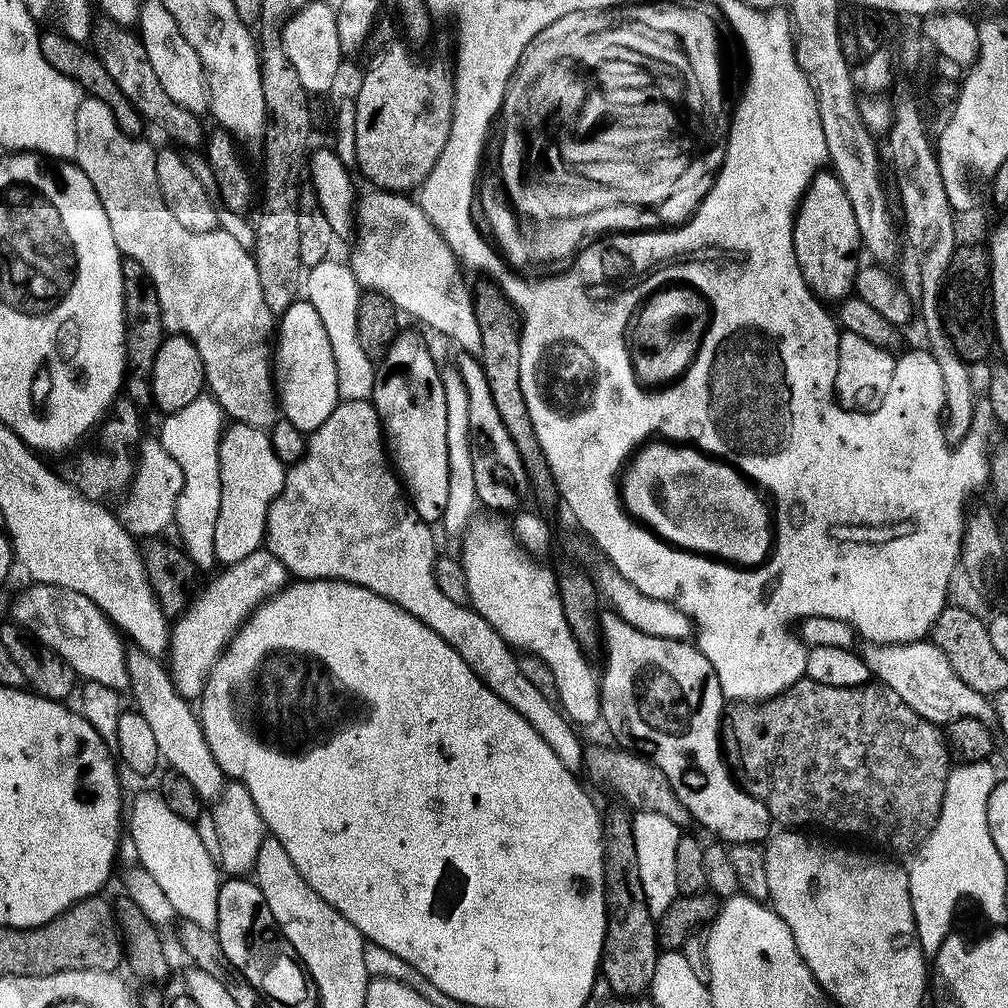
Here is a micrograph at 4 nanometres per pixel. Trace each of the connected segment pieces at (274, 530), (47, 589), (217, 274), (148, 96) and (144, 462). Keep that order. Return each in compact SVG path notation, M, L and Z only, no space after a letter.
M367 399L359 401L358 408L360 408L360 441L355 440L356 428L352 425L351 418L343 416L343 411L337 410L330 414L330 418L326 418L326 422L322 422L320 428L307 437L308 451L305 456L285 471L282 490L278 494L278 498L274 498L266 518L264 544L268 552L274 554L274 558L278 558L278 562L282 562L282 566L286 566L286 570L293 577L302 580L345 580L347 584L357 584L386 598L394 606L406 610L406 614L410 614L421 620L426 626L430 626L430 630L434 630L434 634L438 634L438 638L442 638L442 642L449 644L460 655L462 662L466 662L466 666L470 666L470 670L487 688L494 690L494 694L498 694L498 698L502 698L502 702L506 702L506 706L518 710L518 714L522 714L522 718L526 718L526 722L530 722L530 726L534 726L534 730L538 730L538 734L546 742L546 746L550 746L550 750L554 750L554 754L558 754L558 758L562 762L562 766L566 766L566 770L570 770L574 774L579 773L584 767L585 745L576 737L577 729L573 727L568 717L557 705L550 703L543 694L538 694L538 686L534 686L534 682L530 682L526 678L526 674L522 674L522 666L517 653L505 642L502 634L498 634L498 630L494 630L494 626L490 626L490 622L486 622L484 616L477 614L476 609L471 606L450 602L450 598L446 598L446 594L442 594L442 590L438 590L438 582L435 578L438 549L436 549L436 540L432 537L433 529L424 520L420 520L416 511L412 509L412 502L408 499L405 489L390 463L390 457L386 451L386 437L380 427L376 407L372 405L371 399Z
M33 583L29 585L16 602L11 605L10 618L21 628L27 629L45 646L58 653L62 659L76 672L77 677L100 685L110 686L111 689L122 692L129 687L129 672L127 663L127 647L116 626L99 606L86 595L78 591L66 590L65 587L50 586L49 584Z
M91 98L81 99L78 114L76 115L76 154L74 163L83 170L86 178L90 178L90 186L94 186L94 190L102 202L102 210L106 210L106 218L110 218L110 231L114 234L114 242L118 246L118 250L124 256L132 256L134 262L138 262L146 270L146 274L150 274L150 278L158 290L158 302L162 310L162 322L165 329L169 333L190 338L194 342L194 346L198 346L198 354L202 354L202 366L204 367L207 391L213 396L213 399L219 402L220 408L223 409L225 415L234 419L237 423L265 430L271 429L280 418L278 394L274 383L274 317L270 306L266 306L266 298L262 296L262 282L258 282L256 257L251 251L243 249L237 239L225 234L186 230L186 226L182 226L182 222L178 222L178 218L174 218L174 214L170 214L170 210L164 201L164 195L160 192L160 182L156 173L157 149L155 147L151 148L146 141L147 139L144 138L133 138L126 135L116 125L114 114L110 110L110 106L106 106L106 102Z
M107 18L101 21L101 24L99 21L93 27L91 43L94 45L96 57L100 59L102 66L106 66L106 74L110 74L110 78L118 82L118 90L126 94L126 98L134 106L134 110L138 110L141 118L151 127L153 124L158 131L165 132L173 140L169 140L173 145L184 150L199 149L206 140L206 128L200 125L201 117L195 116L183 106L178 106L178 102L174 102L174 98L166 94L162 82L158 82L158 77L154 75L150 58L146 58L146 50L140 44L139 35Z
M145 439L140 446L136 477L132 479L131 484L128 485L122 499L119 501L121 504L120 508L118 507L118 519L121 526L134 538L141 538L140 536L152 536L148 538L159 537L156 536L159 532L164 532L167 528L171 529L173 527L176 519L176 503L182 494L183 485L182 466L178 466L178 462L174 462L172 455L160 445L159 439Z

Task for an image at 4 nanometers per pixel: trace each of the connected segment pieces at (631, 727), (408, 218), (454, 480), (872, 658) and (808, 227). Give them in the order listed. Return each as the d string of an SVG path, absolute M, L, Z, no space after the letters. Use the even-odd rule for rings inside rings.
M617 614L601 615L599 620L600 635L602 637L602 653L604 652L604 676L599 677L600 686L600 714L603 723L608 723L608 728L612 731L612 736L617 745L622 749L631 749L633 753L647 758L656 764L657 768L662 770L667 787L670 792L680 799L680 804L705 828L708 832L713 832L713 837L719 838L721 841L727 842L732 846L756 846L761 842L767 841L770 836L768 832L768 824L770 825L770 817L766 806L762 806L762 802L758 802L753 796L749 796L743 787L728 773L728 768L724 765L724 756L720 753L720 715L725 715L726 701L722 694L722 686L718 682L718 674L714 670L714 666L710 662L710 658L706 658L706 654L702 654L699 647L695 643L685 640L671 640L670 638L654 637L653 634L643 633L642 630L635 629L623 620Z
M368 190L368 192L359 197L354 213L354 241L356 240L356 249L352 252L352 260L350 259L350 267L357 284L361 289L370 292L381 292L393 306L396 307L401 313L409 312L416 320L421 320L424 324L429 324L436 332L441 332L448 340L453 340L458 347L464 352L472 352L472 354L479 353L482 346L481 331L478 326L478 320L475 317L475 306L473 304L473 293L468 293L468 284L460 277L462 273L461 265L456 259L456 255L450 250L450 246L444 241L444 235L438 231L436 227L430 222L430 218L426 218L426 214L421 210L419 203L415 199L409 198L407 195L399 192L386 192L383 190Z
M440 368L442 386L446 390L446 460L450 470L450 487L446 497L446 514L442 521L442 529L448 536L463 537L477 515L476 508L480 504L478 486L474 482L474 449L472 447L472 431L470 430L470 389L464 385L460 372L456 368Z
M927 639L918 640L914 644L873 644L862 652L869 673L879 683L884 684L906 706L910 706L922 718L926 718L937 726L947 726L958 718L980 720L985 726L991 725L996 719L993 701L989 697L978 694L978 690L970 690L958 674L946 662L946 654L938 650L938 646Z
M824 170L812 177L812 182L804 192L804 197L801 198L800 206L796 210L796 221L792 224L792 237L796 261L813 296L823 298L825 301L839 302L853 291L858 269L855 252L856 248L858 252L861 247L858 222L854 222L854 208L850 206L850 198L846 198L846 190L842 182L831 171Z

